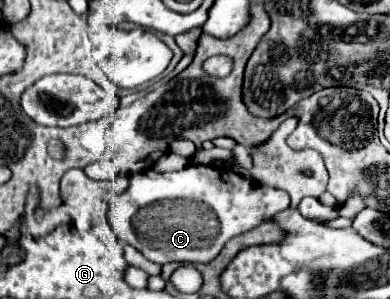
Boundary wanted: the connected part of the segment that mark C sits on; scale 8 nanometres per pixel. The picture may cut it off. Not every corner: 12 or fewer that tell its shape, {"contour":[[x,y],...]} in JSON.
{"contour":[[230,168],[132,174],[118,240],[208,264],[288,206]]}

